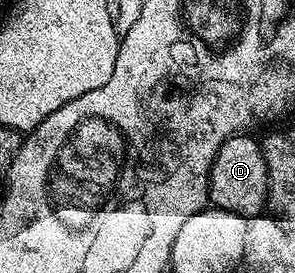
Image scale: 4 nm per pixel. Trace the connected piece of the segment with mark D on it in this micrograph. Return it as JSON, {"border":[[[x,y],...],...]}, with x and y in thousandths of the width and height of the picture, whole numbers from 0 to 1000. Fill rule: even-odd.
{"border":[[[847,487],[793,491],[749,527],[736,571],[715,604],[715,637],[702,648],[708,725],[739,766],[790,777],[831,802],[875,799],[908,751],[905,604],[892,538],[851,509]]]}

